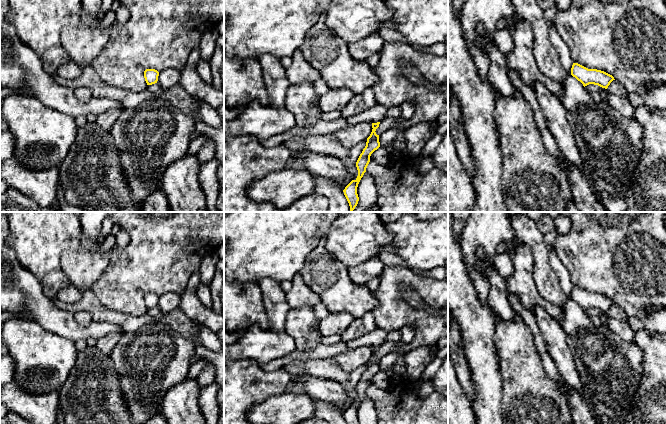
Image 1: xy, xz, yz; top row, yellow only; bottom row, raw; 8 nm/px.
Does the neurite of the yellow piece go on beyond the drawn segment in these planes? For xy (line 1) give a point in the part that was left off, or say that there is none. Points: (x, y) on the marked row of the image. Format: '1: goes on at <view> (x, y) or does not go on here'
1: does not go on here

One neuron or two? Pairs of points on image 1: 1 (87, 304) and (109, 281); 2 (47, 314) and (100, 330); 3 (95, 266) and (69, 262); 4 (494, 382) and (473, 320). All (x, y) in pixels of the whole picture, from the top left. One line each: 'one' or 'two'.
1: two
2: one
3: one
4: one

